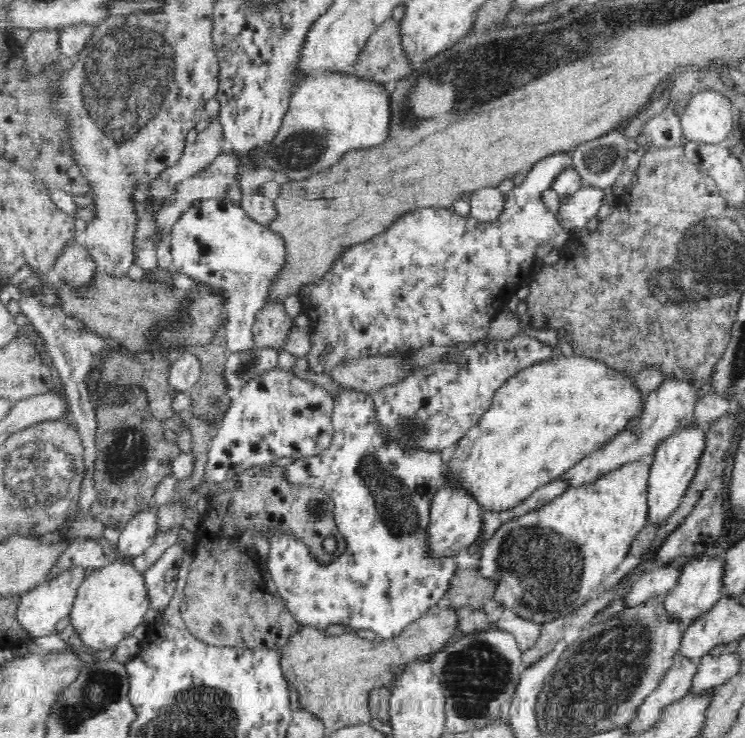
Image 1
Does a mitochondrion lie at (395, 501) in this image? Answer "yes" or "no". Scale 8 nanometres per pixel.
yes

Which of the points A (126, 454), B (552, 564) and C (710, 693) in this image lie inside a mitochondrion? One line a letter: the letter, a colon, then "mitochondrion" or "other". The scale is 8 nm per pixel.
A: mitochondrion
B: mitochondrion
C: other

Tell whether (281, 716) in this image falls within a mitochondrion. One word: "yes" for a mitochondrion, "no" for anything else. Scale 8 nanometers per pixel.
no

